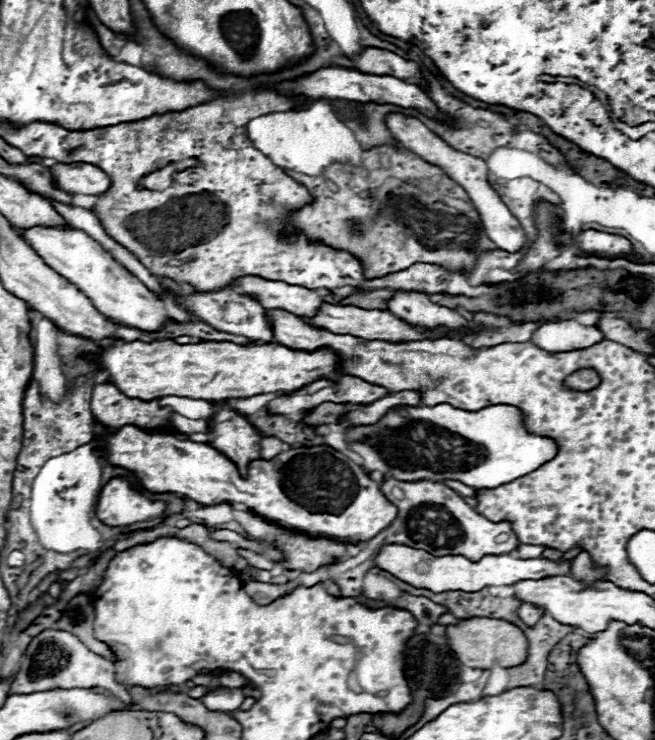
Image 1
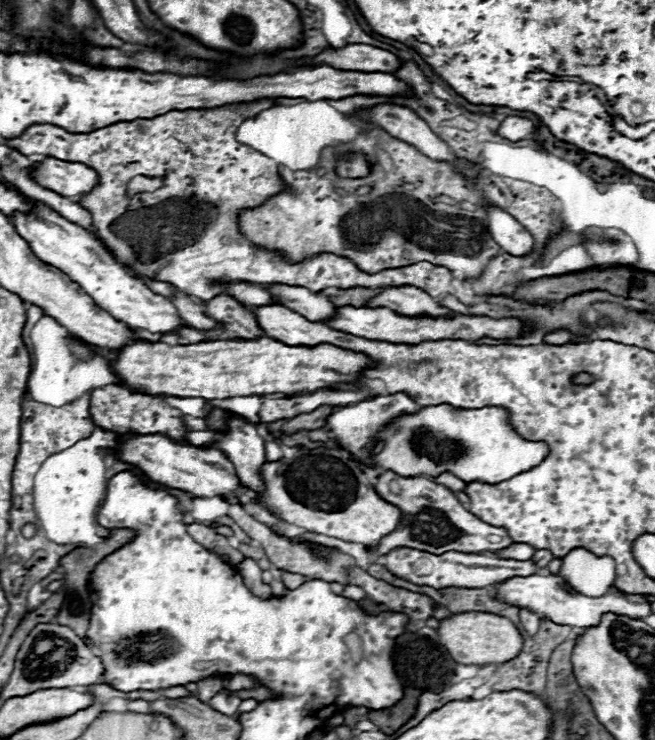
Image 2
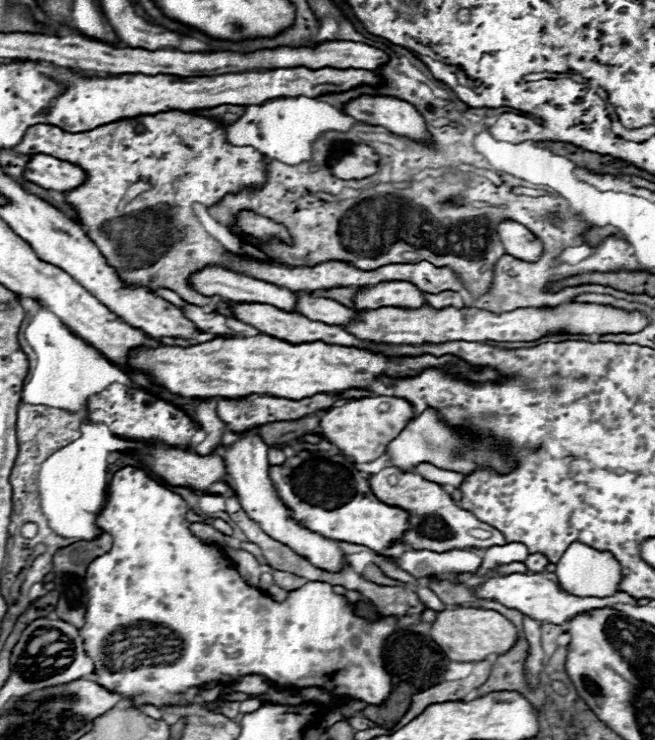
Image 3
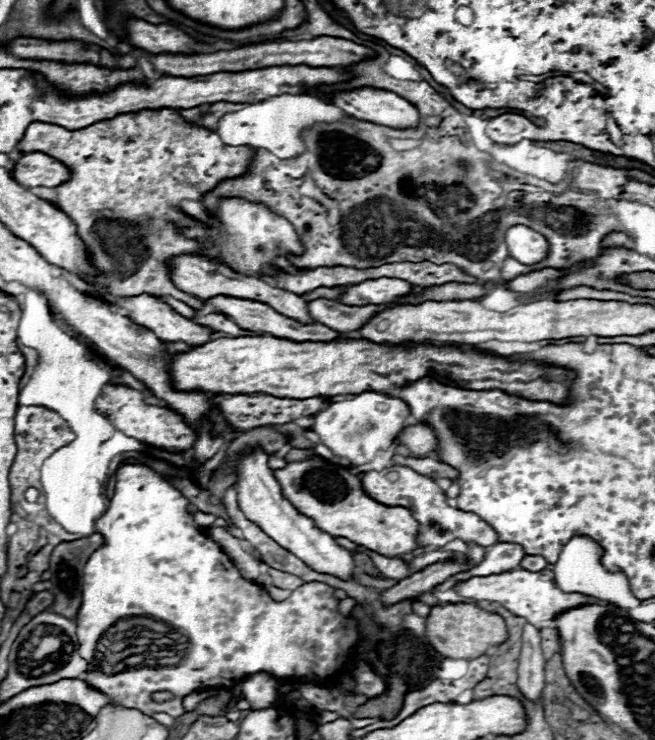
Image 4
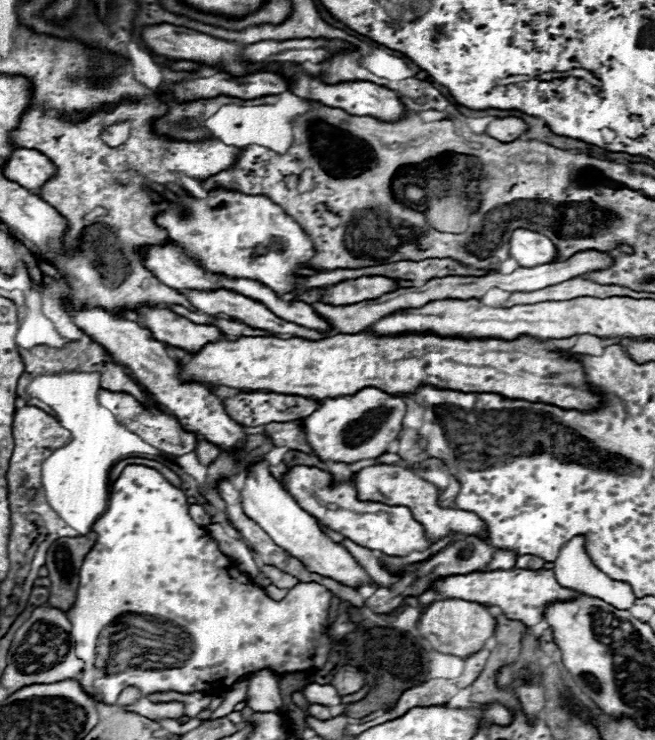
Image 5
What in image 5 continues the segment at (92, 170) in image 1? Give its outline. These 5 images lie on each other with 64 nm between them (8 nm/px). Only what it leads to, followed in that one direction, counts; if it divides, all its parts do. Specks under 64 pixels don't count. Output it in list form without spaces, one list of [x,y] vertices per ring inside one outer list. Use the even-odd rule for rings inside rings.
[[[14,148],[8,164],[4,166],[4,174],[8,180],[32,190],[56,176],[56,166],[38,150]]]

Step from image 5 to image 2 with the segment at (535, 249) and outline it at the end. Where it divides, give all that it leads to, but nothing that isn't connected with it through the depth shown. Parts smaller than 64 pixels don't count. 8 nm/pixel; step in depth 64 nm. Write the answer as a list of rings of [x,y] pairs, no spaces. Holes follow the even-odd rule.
[[[486,204],[484,208],[486,208],[488,220],[490,220],[490,234],[494,236],[496,244],[504,252],[508,252],[512,256],[524,256],[524,254],[532,252],[534,240],[528,234],[528,230],[514,216],[510,216],[508,212],[504,212],[502,208],[496,208],[496,206]]]

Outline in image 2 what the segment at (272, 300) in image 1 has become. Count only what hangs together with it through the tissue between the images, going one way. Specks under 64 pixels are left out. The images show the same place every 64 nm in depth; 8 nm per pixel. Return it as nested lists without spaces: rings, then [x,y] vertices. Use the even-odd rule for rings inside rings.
[[[262,284],[262,286],[270,292],[274,304],[286,304],[286,308],[302,312],[306,320],[324,320],[334,316],[336,306],[326,296],[318,296],[308,288],[288,286],[288,284]]]

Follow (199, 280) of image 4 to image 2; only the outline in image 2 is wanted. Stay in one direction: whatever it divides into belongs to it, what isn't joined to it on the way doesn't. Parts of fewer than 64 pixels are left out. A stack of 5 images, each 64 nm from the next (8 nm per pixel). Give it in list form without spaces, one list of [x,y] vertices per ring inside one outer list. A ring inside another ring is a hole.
[[[238,282],[226,288],[234,298],[238,298],[242,304],[248,306],[258,306],[258,304],[270,304],[270,296],[266,290],[262,290],[258,284],[248,284],[248,282]]]

